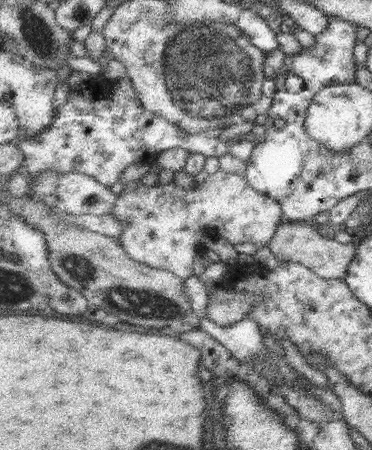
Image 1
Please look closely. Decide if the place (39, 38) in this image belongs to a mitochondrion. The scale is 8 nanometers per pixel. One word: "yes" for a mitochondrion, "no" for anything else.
yes

